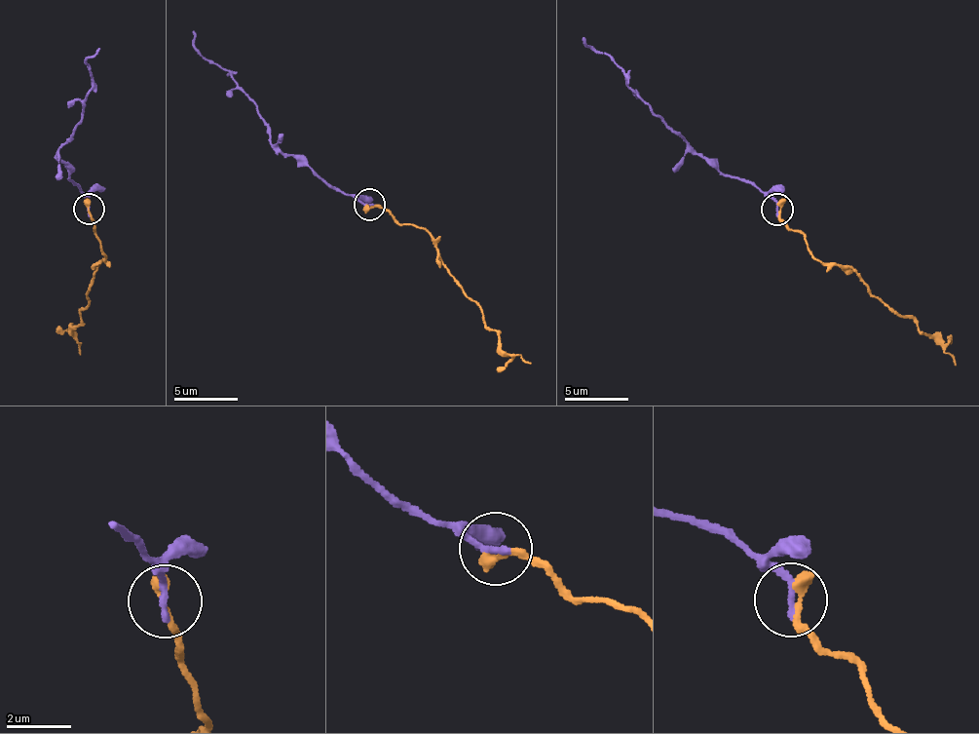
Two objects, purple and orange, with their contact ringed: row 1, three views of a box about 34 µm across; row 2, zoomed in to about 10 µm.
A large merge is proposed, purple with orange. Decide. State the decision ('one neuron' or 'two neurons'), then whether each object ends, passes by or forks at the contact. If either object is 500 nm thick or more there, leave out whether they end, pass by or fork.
one neuron; purple ends; orange ends

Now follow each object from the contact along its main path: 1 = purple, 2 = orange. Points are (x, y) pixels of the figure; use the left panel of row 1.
1: (89, 208), (58, 153), (85, 111), (92, 81), (85, 60), (101, 49)
2: (90, 208), (105, 259), (98, 261), (85, 290), (89, 302), (73, 328), (80, 356)

